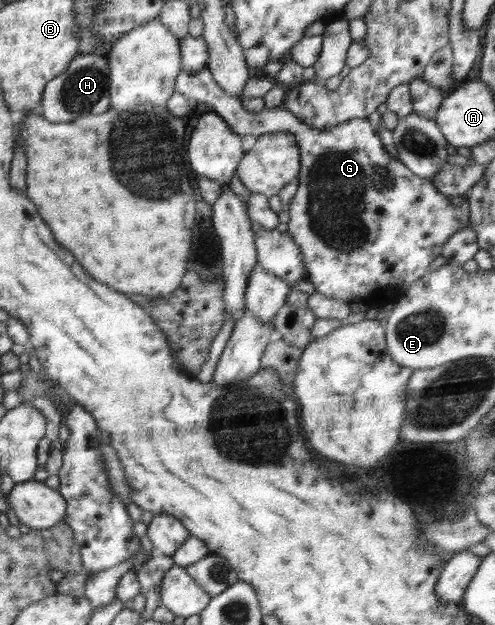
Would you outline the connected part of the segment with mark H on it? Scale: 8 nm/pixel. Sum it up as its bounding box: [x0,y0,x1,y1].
[38,52,109,123]

